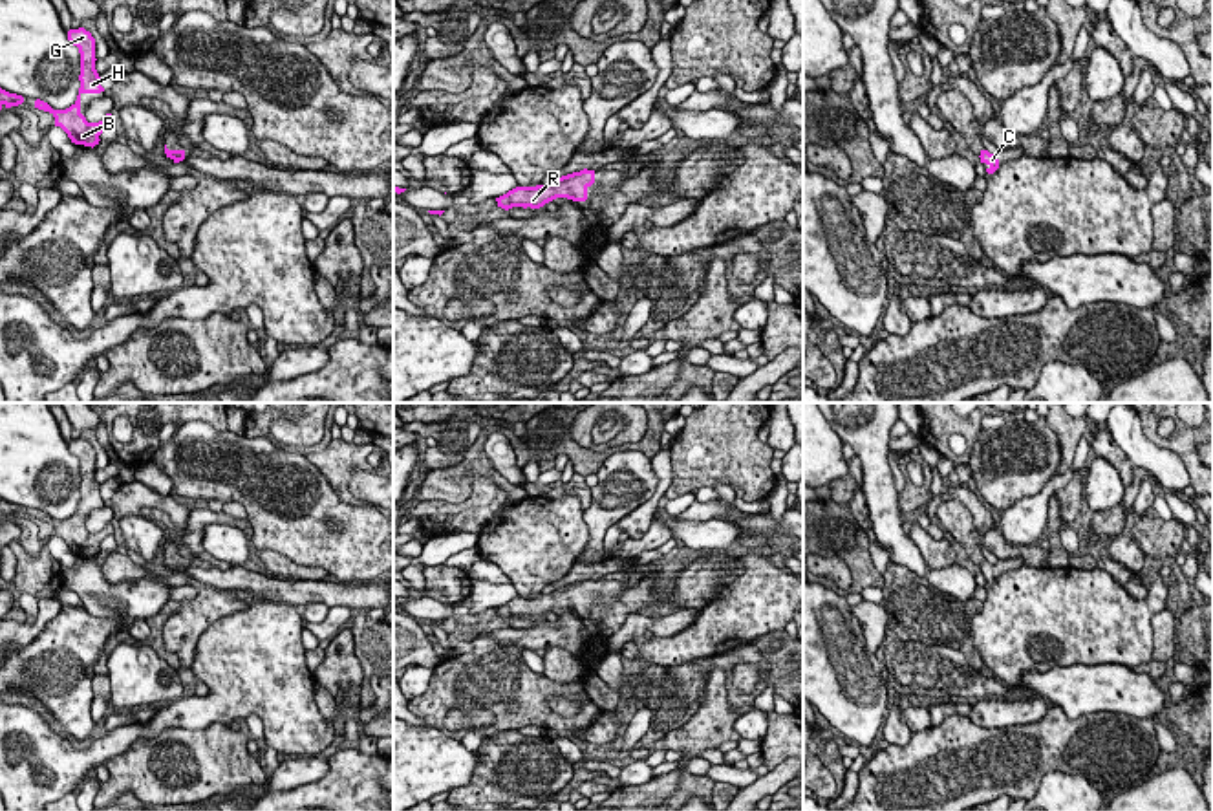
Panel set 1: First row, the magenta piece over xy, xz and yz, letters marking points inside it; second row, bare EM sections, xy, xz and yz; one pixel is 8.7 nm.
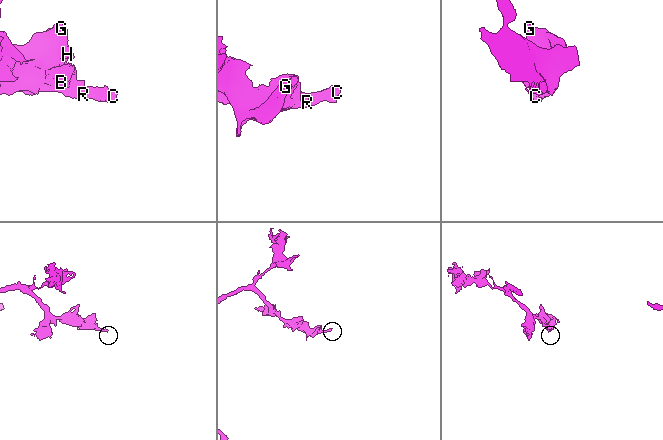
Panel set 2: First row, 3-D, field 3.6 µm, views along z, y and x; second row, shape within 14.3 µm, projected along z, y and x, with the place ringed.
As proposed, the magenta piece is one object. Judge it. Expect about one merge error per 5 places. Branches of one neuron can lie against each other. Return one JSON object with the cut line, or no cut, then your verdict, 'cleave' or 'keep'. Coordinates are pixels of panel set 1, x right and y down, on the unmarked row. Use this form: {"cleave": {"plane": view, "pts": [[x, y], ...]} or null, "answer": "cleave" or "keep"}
{"cleave": null, "answer": "keep"}

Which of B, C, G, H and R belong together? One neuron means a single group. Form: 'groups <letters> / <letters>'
groups B C G H R

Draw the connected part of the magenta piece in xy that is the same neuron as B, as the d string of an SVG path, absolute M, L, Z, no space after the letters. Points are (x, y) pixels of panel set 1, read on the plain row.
M84 438L70 439L68 450L79 458L81 463L81 498L77 511L66 520L53 520L48 513L37 509L35 518L49 522L55 527L55 536L60 536L71 553L95 557L99 555L99 546L102 540L112 535L112 524L106 524L99 533L88 533L81 524L81 505L82 503L101 503L104 498L101 496L101 487L95 480L95 449Z

